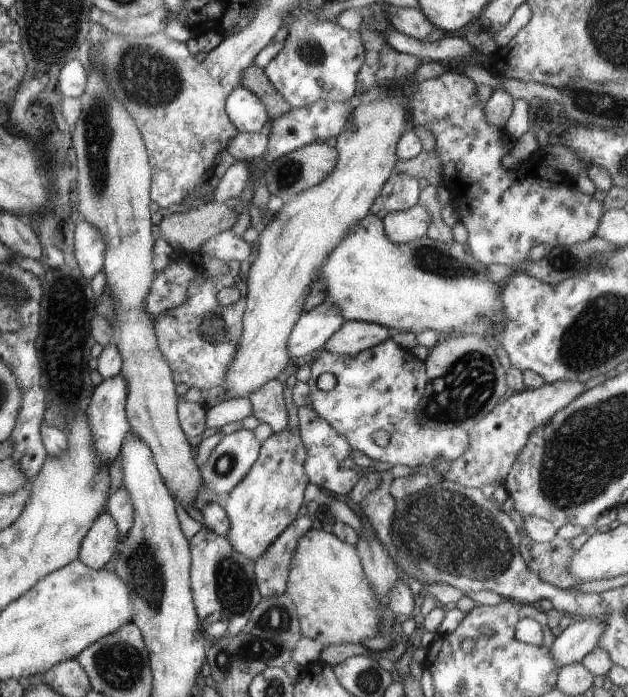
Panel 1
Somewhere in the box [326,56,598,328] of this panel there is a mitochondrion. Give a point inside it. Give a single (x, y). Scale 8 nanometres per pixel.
(431, 259)

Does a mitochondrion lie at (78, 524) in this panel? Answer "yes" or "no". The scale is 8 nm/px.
no

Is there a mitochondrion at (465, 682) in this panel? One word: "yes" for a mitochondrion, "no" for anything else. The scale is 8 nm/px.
no

